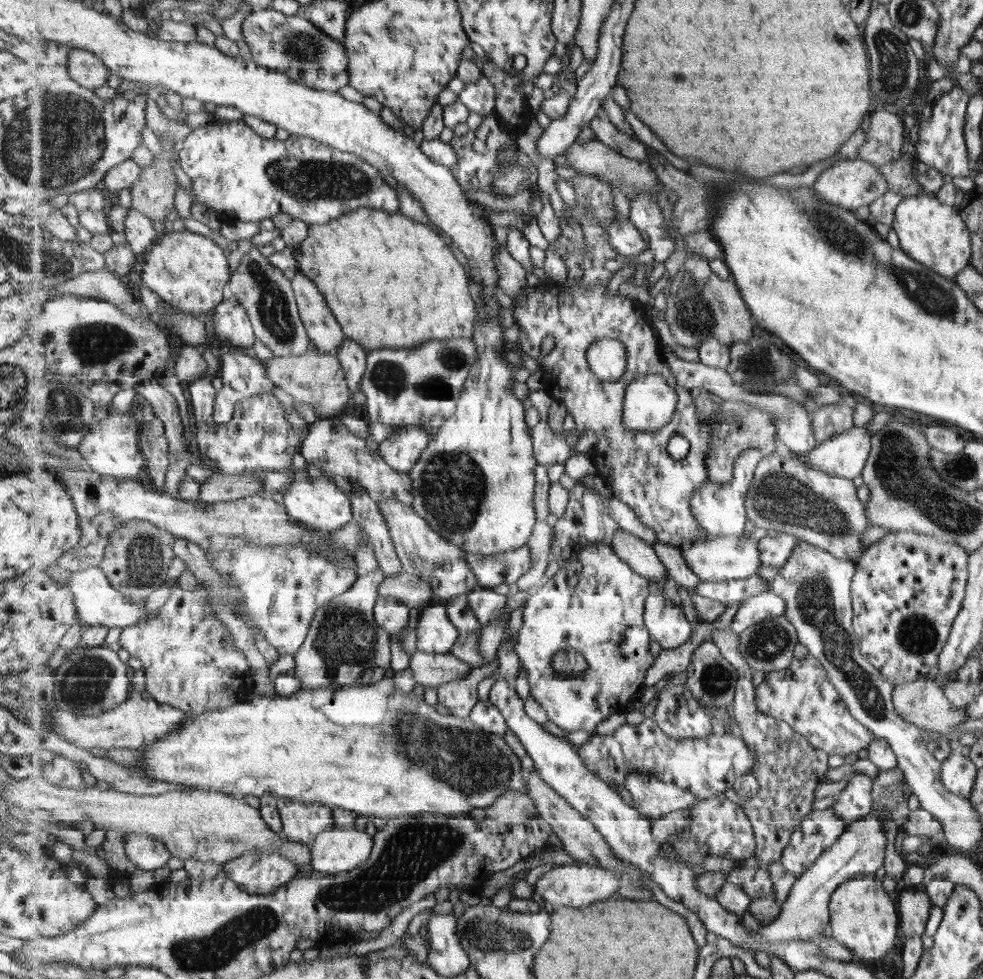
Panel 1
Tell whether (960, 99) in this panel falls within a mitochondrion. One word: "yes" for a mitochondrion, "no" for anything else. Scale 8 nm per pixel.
no

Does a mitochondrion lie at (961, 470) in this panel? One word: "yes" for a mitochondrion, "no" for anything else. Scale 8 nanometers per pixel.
yes

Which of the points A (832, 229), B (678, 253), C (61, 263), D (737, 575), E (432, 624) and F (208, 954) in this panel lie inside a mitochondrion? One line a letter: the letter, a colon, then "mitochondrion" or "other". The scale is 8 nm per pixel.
A: mitochondrion
B: other
C: mitochondrion
D: other
E: other
F: mitochondrion

